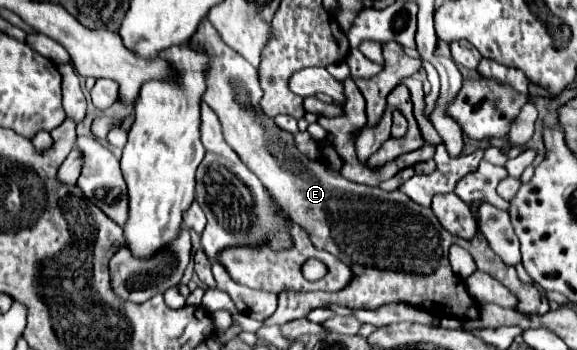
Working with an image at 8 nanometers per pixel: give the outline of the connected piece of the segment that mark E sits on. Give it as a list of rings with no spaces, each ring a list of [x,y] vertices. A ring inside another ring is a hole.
[[[204,19],[196,31],[196,39],[204,39],[212,47],[212,71],[208,71],[208,89],[204,101],[216,111],[224,139],[238,153],[244,165],[264,183],[268,193],[276,199],[282,211],[300,225],[314,247],[324,249],[344,261],[354,277],[350,283],[336,291],[282,291],[278,295],[276,313],[266,319],[266,325],[284,325],[288,321],[306,317],[312,309],[338,303],[348,309],[378,309],[386,303],[408,303],[428,313],[446,315],[454,319],[472,319],[478,315],[478,303],[468,295],[464,281],[452,271],[448,263],[450,245],[464,247],[480,265],[480,271],[494,275],[500,283],[518,295],[518,311],[522,313],[548,313],[548,299],[534,287],[518,279],[516,267],[506,265],[488,245],[479,228],[478,207],[483,201],[475,201],[469,207],[477,221],[477,233],[472,239],[462,239],[448,233],[430,207],[412,203],[402,191],[382,191],[380,187],[358,185],[344,179],[338,171],[330,169],[322,161],[308,159],[298,151],[294,135],[282,131],[272,117],[260,109],[264,95],[256,69],[240,59],[218,35],[218,31]]]

